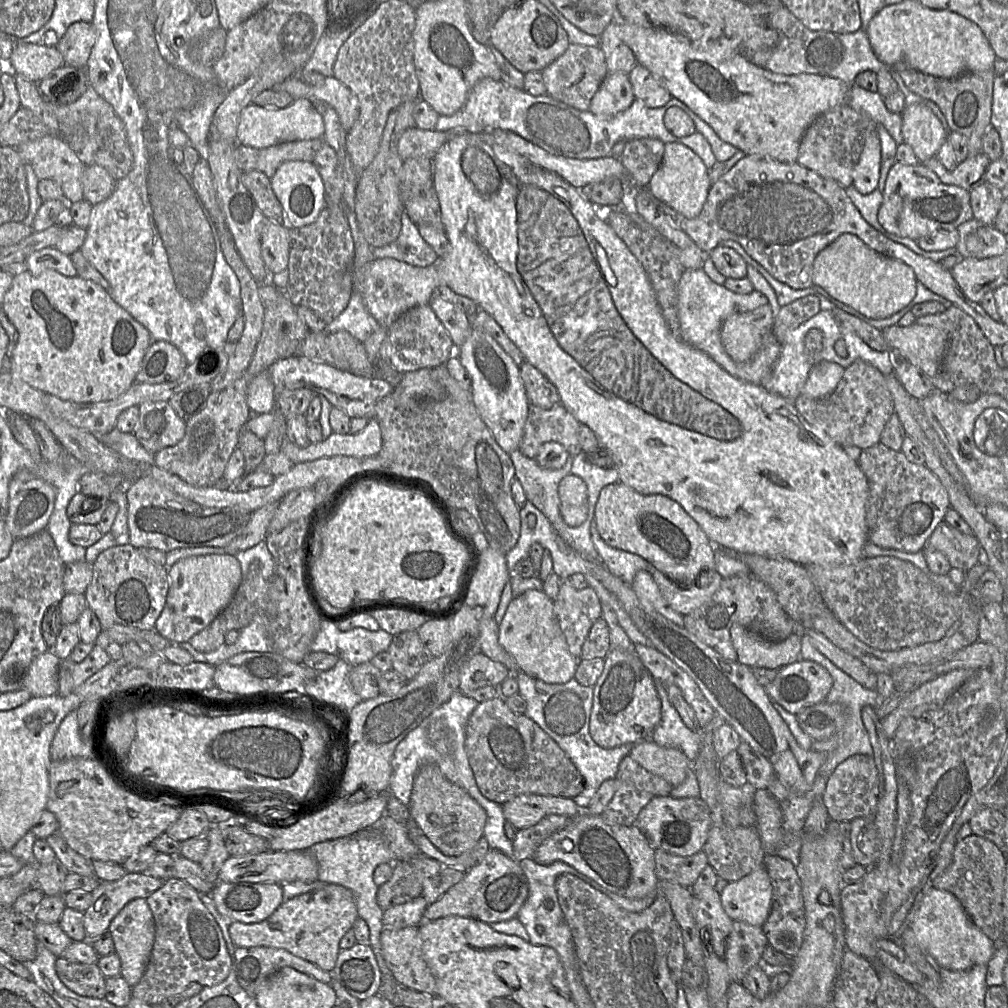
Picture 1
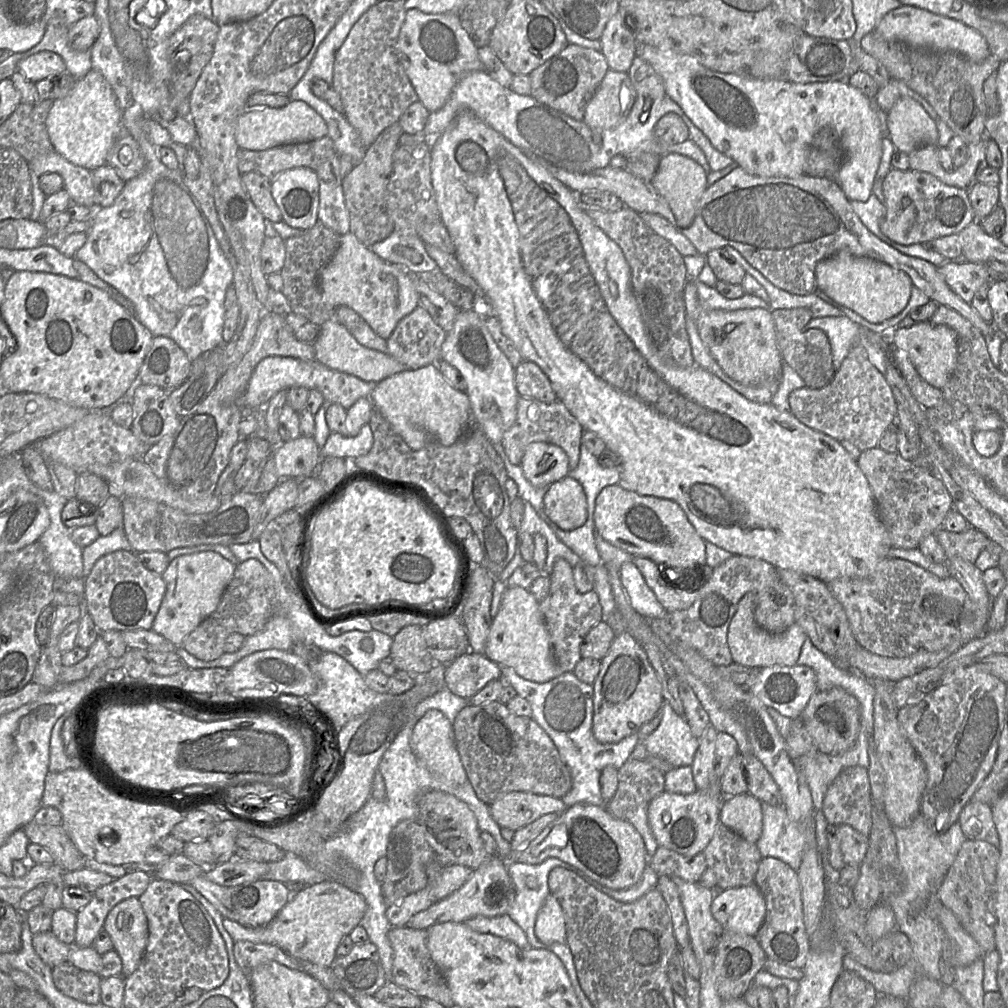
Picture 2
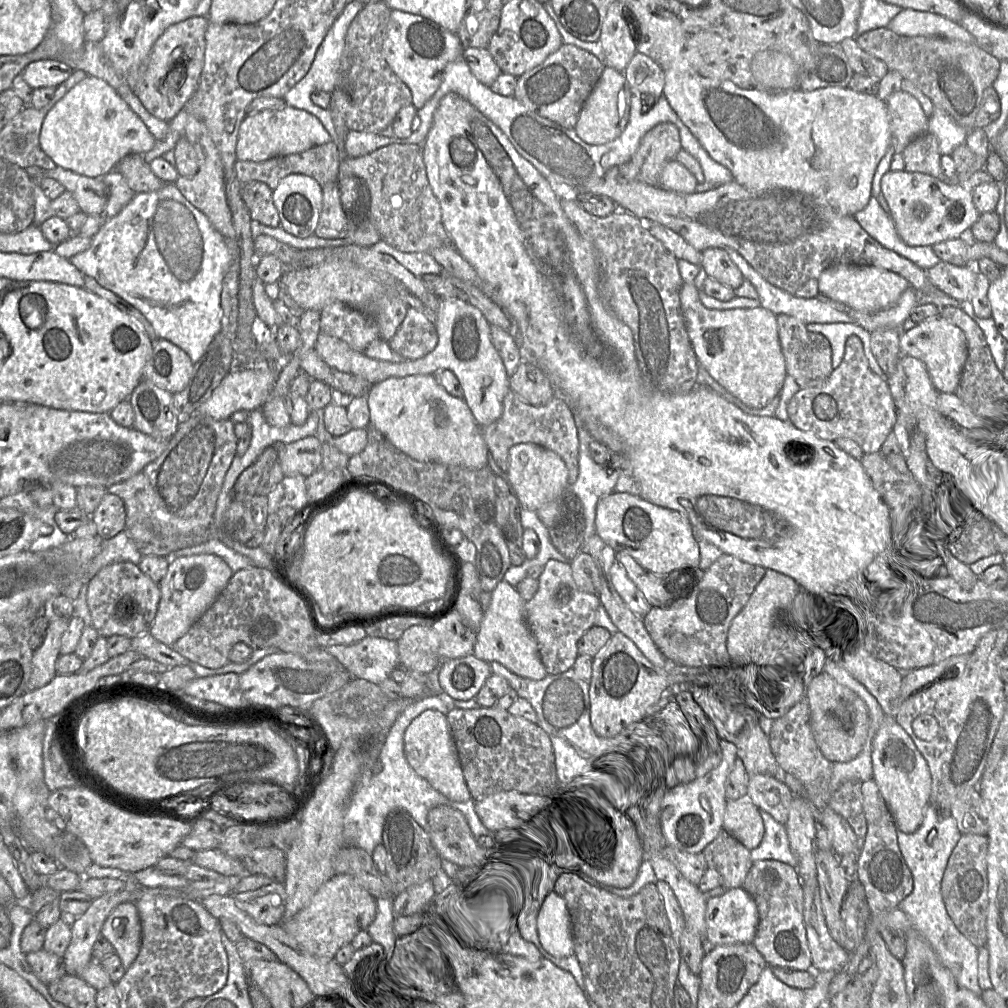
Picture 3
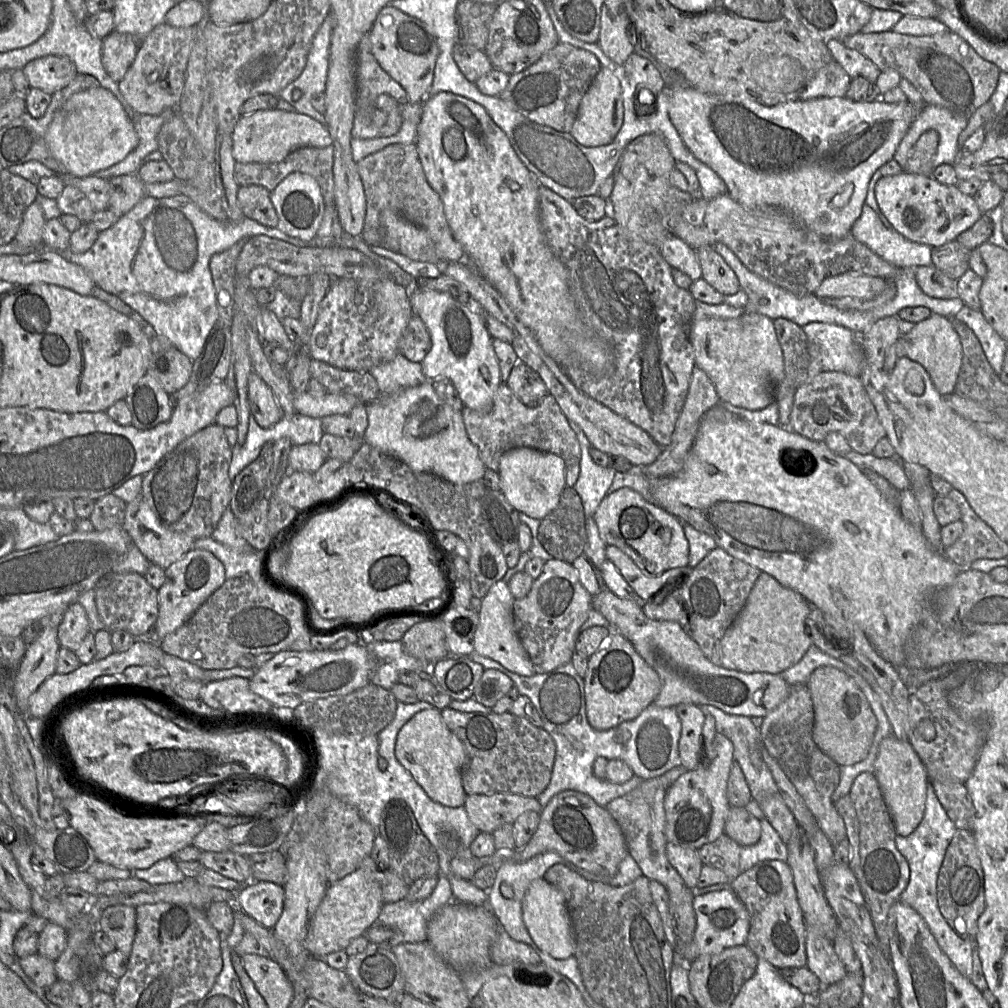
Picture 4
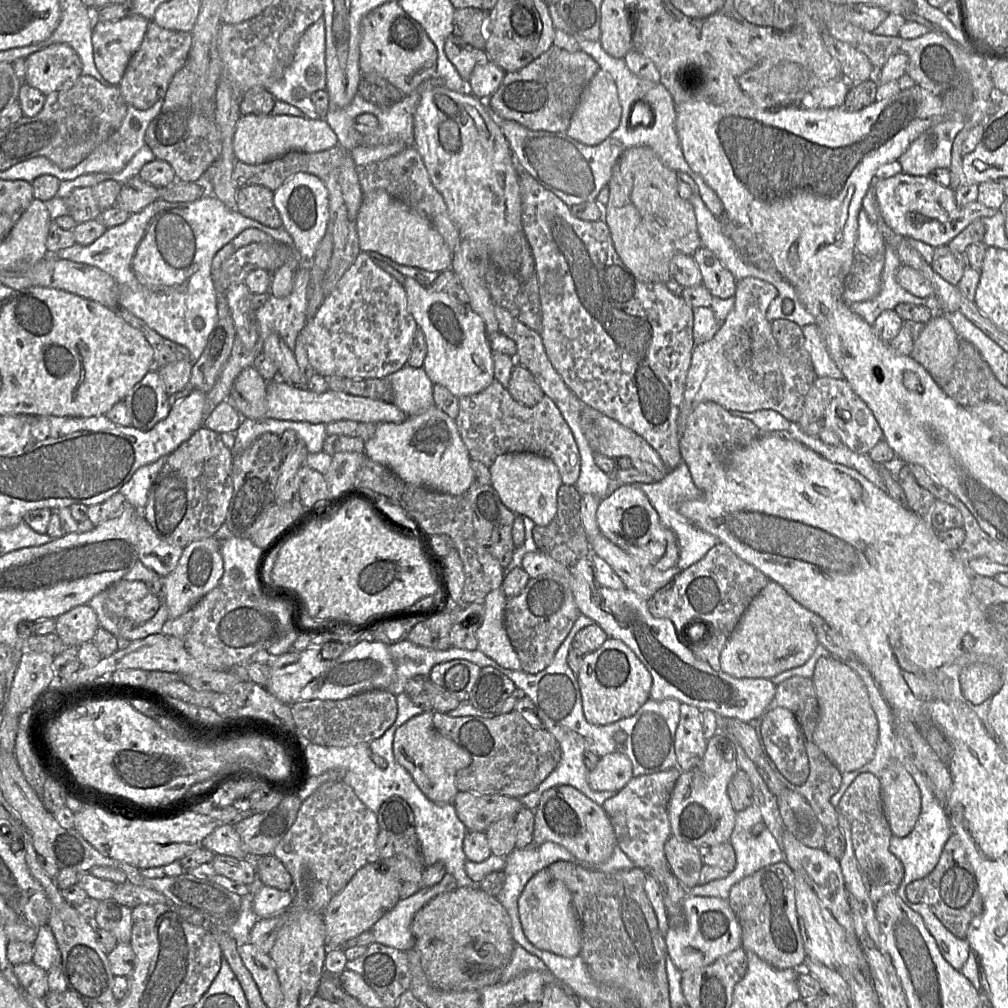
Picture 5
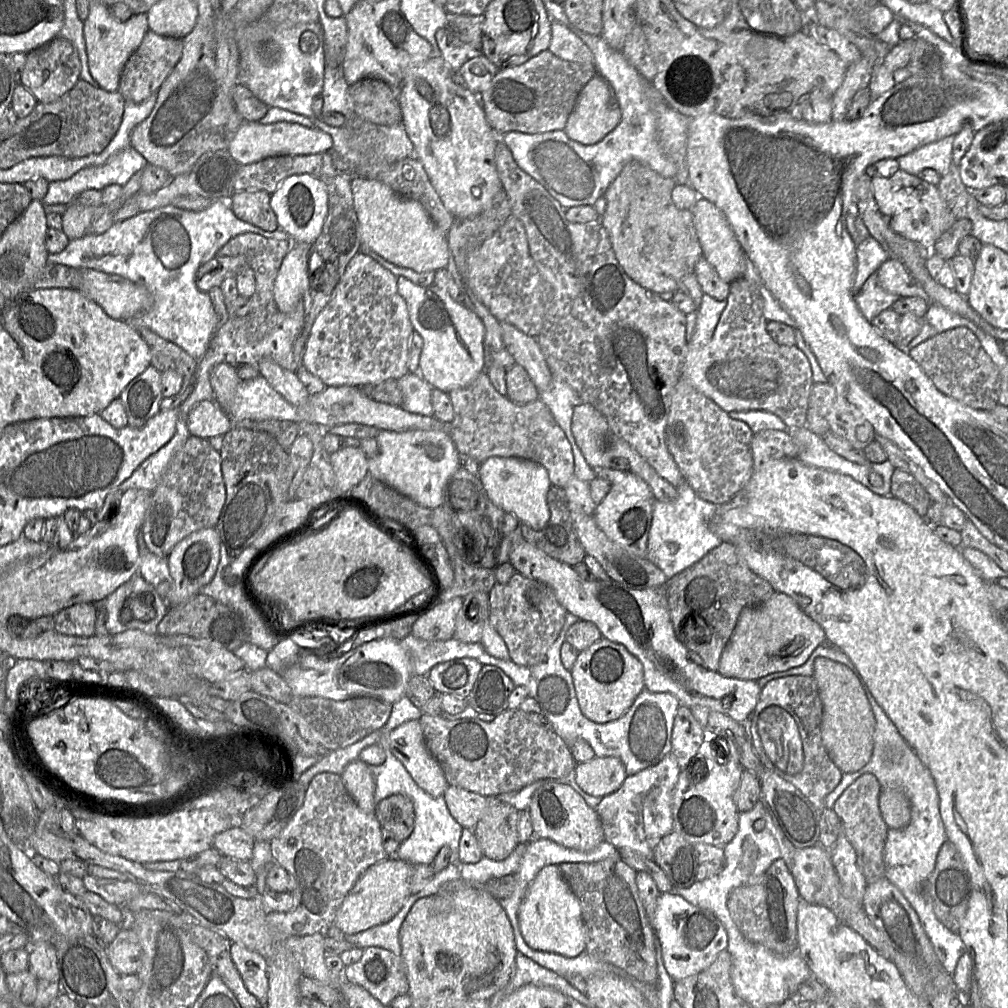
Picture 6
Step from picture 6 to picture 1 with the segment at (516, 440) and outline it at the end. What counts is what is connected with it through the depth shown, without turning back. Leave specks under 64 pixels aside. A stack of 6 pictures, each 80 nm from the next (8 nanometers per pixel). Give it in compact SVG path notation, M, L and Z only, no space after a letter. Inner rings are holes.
M561 403L550 409L530 404L519 451L535 459L544 443L556 442L574 458L582 451L578 441L579 425Z

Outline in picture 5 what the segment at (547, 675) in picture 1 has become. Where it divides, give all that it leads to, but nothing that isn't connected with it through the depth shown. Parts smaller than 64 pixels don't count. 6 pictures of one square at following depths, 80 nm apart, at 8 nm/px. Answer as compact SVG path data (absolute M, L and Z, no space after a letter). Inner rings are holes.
M500 588L484 598L484 616L477 630L478 649L499 665L510 670L522 670L517 652L505 628L504 616L507 597Z

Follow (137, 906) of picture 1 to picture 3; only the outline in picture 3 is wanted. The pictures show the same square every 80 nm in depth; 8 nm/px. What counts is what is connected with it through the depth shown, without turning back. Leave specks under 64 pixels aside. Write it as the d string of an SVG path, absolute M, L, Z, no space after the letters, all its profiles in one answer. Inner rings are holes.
M135 902L119 904L105 920L101 934L113 945L125 969L137 958L142 939L142 927Z

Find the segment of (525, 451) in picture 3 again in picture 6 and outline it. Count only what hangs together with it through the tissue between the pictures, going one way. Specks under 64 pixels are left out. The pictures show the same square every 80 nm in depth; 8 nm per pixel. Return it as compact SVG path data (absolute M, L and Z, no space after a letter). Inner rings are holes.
M493 456L480 464L479 477L490 500L505 513L513 513L518 520L536 529L543 529L549 519L550 510L547 504L547 493L552 486L547 469L540 463L521 457Z

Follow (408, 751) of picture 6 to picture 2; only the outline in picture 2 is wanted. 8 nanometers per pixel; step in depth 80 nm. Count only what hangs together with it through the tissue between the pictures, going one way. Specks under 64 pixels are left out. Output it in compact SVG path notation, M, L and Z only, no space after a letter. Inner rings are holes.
M435 709L428 710L417 721L413 728L409 744L415 757L429 771L458 785L462 785L468 781L465 768L456 748L452 724L441 711Z

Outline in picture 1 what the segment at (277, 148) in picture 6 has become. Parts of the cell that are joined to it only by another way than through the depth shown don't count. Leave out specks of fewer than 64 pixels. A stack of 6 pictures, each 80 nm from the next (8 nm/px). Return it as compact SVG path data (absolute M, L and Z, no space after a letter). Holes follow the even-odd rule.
M299 98L284 108L263 107L253 103L246 106L238 120L237 141L253 148L266 148L282 142L322 138L324 132L324 122L320 113L308 99Z

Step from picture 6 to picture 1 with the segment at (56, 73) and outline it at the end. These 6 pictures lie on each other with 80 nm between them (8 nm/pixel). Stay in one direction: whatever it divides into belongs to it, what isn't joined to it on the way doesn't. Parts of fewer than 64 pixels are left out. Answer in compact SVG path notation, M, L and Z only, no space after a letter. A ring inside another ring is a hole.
M16 40L7 61L7 69L14 75L21 75L36 84L62 65L63 57L55 46Z

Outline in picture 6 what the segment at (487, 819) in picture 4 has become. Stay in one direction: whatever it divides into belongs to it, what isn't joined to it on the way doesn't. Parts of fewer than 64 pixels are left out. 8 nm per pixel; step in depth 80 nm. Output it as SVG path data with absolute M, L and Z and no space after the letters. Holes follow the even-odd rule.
M452 785L448 786L443 798L453 818L463 828L471 830L487 809L498 801L494 797L486 797Z

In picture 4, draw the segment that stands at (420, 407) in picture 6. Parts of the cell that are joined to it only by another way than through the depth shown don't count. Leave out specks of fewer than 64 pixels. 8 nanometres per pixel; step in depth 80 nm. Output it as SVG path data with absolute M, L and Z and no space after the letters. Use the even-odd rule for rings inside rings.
M398 353L391 361L371 370L381 394L391 394L426 381L420 363L408 360Z

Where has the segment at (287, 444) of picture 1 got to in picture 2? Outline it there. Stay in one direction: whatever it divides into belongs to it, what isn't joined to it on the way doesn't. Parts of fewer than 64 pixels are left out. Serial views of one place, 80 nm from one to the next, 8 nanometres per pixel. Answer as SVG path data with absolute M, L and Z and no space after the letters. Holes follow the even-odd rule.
M369 423L361 427L355 436L332 432L326 443L321 447L323 457L339 457L355 459L367 454L373 445L373 434Z

